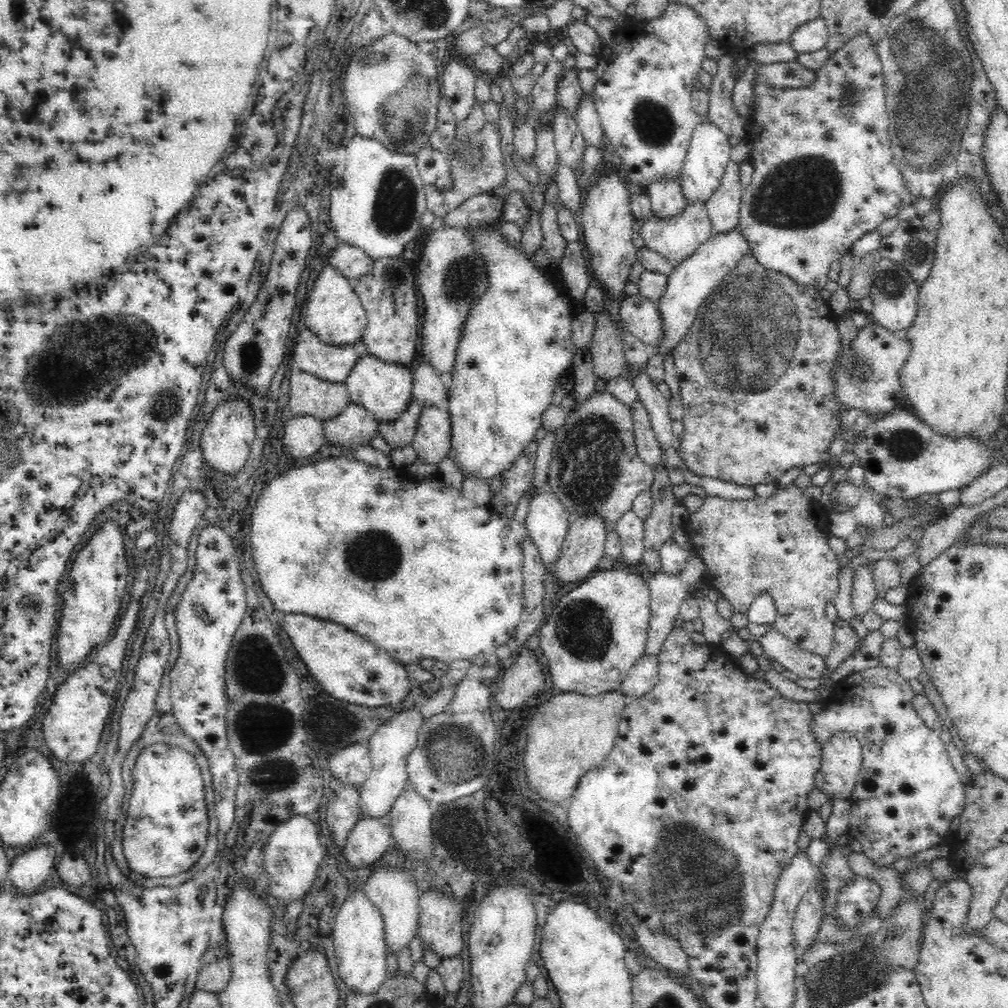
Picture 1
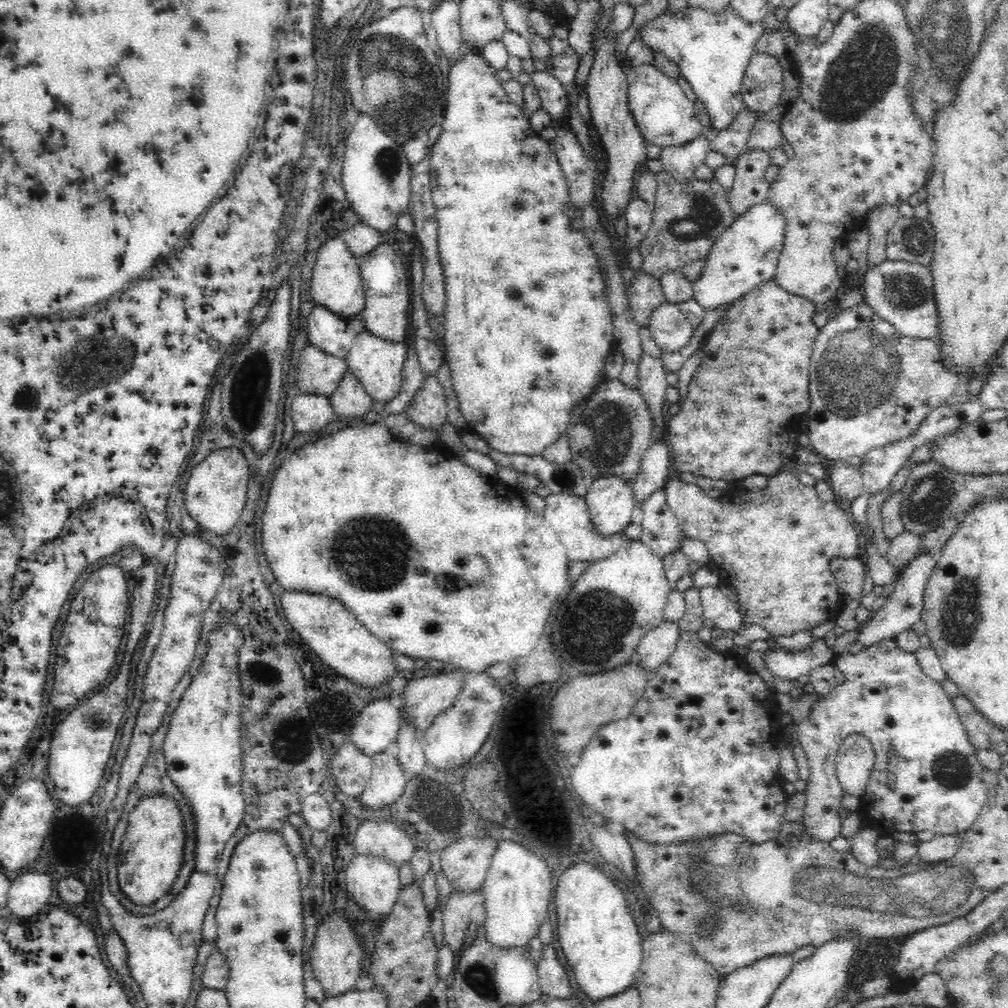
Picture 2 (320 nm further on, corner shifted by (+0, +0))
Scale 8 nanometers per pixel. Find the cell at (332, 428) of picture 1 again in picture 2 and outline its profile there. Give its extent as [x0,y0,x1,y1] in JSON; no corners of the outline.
[329,370,373,416]

